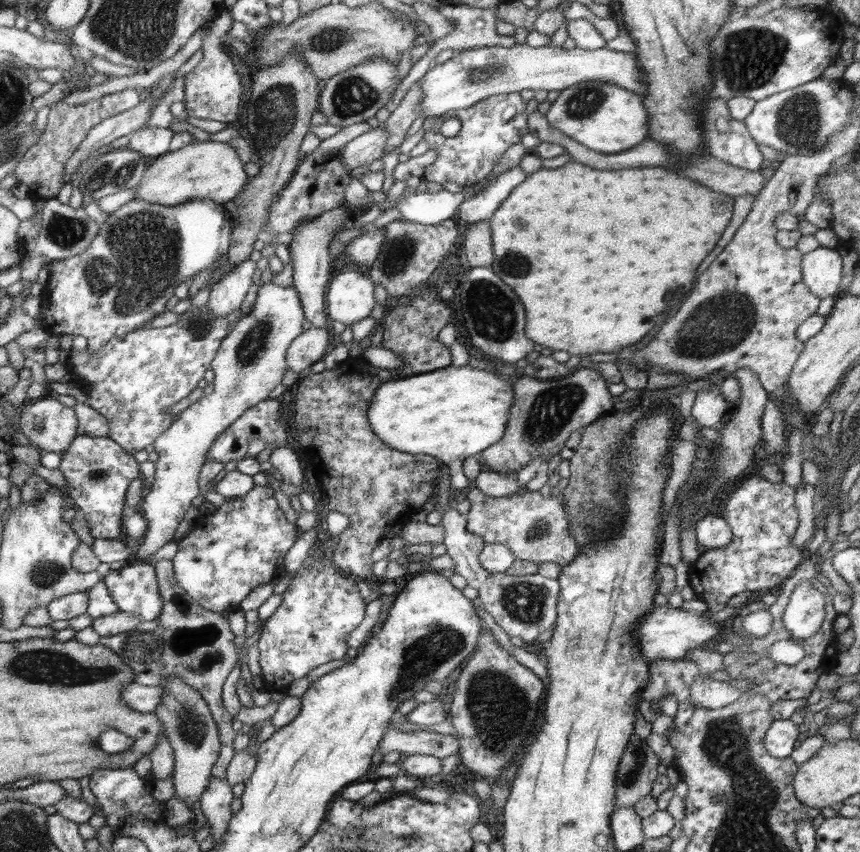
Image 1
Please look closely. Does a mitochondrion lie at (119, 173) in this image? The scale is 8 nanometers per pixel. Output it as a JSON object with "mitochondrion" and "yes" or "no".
{"mitochondrion":"yes"}

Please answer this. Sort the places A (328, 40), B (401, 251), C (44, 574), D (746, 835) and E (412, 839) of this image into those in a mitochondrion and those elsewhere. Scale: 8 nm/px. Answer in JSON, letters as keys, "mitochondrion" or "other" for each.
{"A":"mitochondrion","B":"mitochondrion","C":"mitochondrion","D":"mitochondrion","E":"mitochondrion"}

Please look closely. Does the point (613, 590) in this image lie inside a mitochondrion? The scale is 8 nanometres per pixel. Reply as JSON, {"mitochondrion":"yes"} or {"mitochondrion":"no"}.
{"mitochondrion":"no"}

